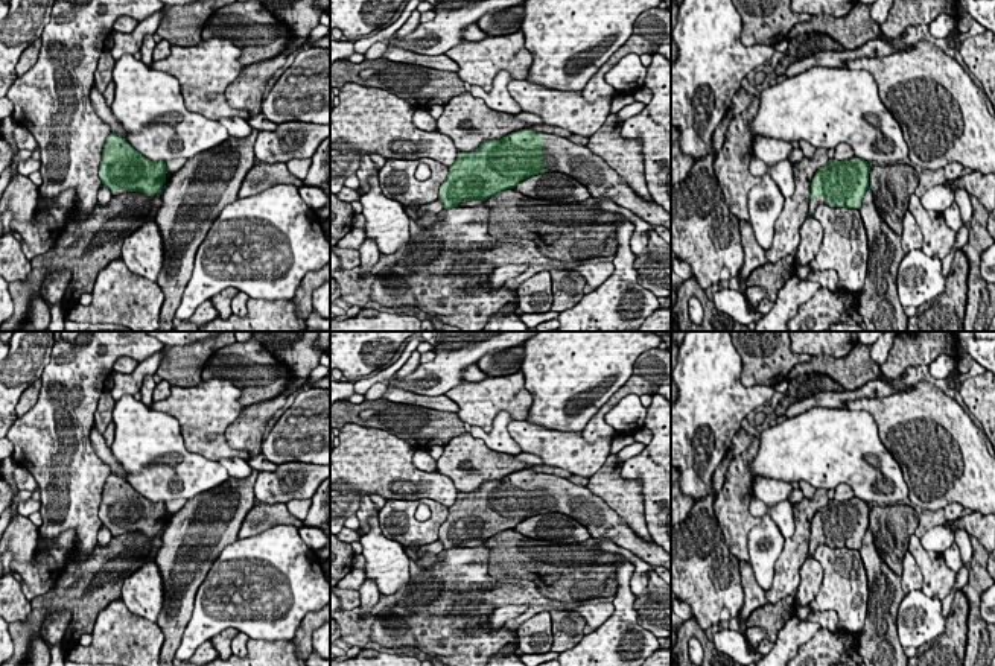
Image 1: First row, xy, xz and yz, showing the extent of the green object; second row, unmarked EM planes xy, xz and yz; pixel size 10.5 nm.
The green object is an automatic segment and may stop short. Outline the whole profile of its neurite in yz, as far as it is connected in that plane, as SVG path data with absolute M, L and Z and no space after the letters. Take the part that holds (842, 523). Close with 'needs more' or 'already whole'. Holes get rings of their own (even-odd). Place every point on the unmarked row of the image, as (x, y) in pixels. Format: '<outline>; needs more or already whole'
M831 499L820 508L811 523L809 555L823 543L829 547L860 549L863 537L869 529L869 503L837 502Z; needs more

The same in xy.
M110 474L102 490L99 519L113 535L117 528L123 532L158 534L166 523L164 502L151 502L137 493L125 479Z; already whole

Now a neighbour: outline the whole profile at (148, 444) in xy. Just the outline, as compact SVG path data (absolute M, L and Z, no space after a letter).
M123 395L114 403L114 441L110 446L113 456L126 471L126 482L151 502L193 499L202 491L222 485L228 471L218 461L186 449L176 418L146 406L134 395Z

